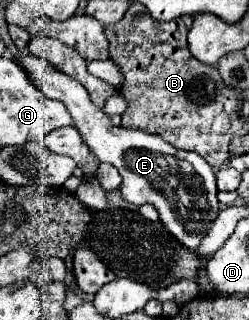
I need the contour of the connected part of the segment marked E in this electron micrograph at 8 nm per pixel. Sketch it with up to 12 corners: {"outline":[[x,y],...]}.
{"outline":[[27,53],[19,65],[67,107],[121,197],[151,203],[199,249],[219,215],[211,165],[141,129],[115,127],[79,81]]}

